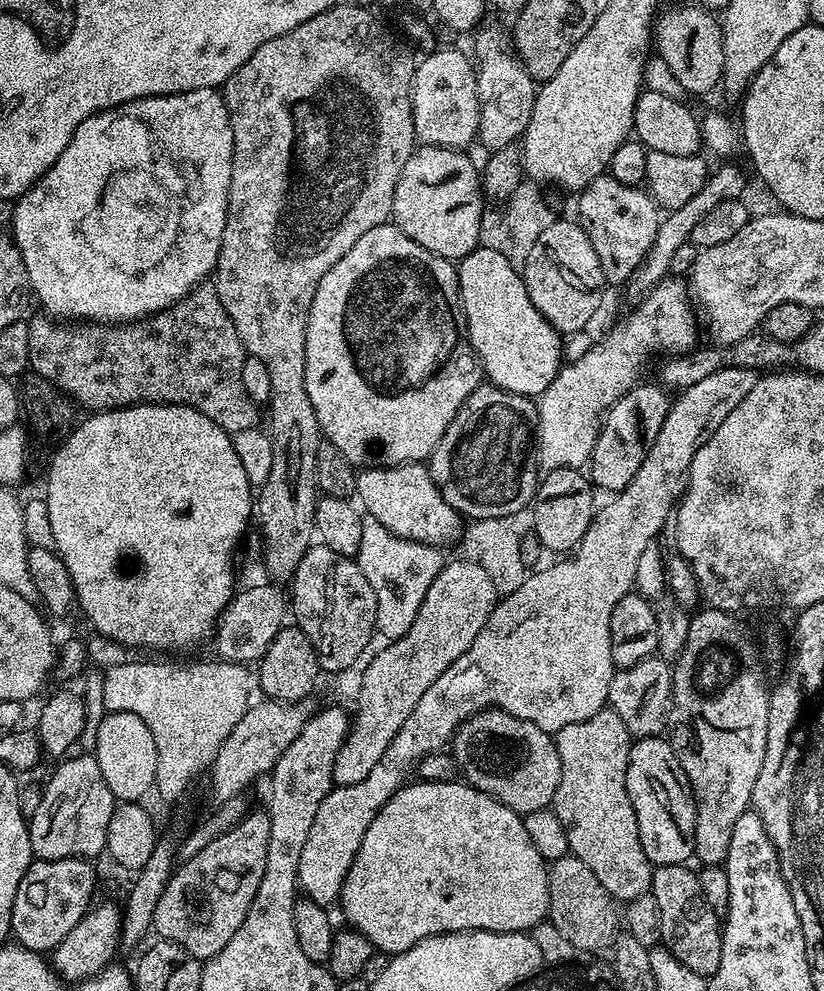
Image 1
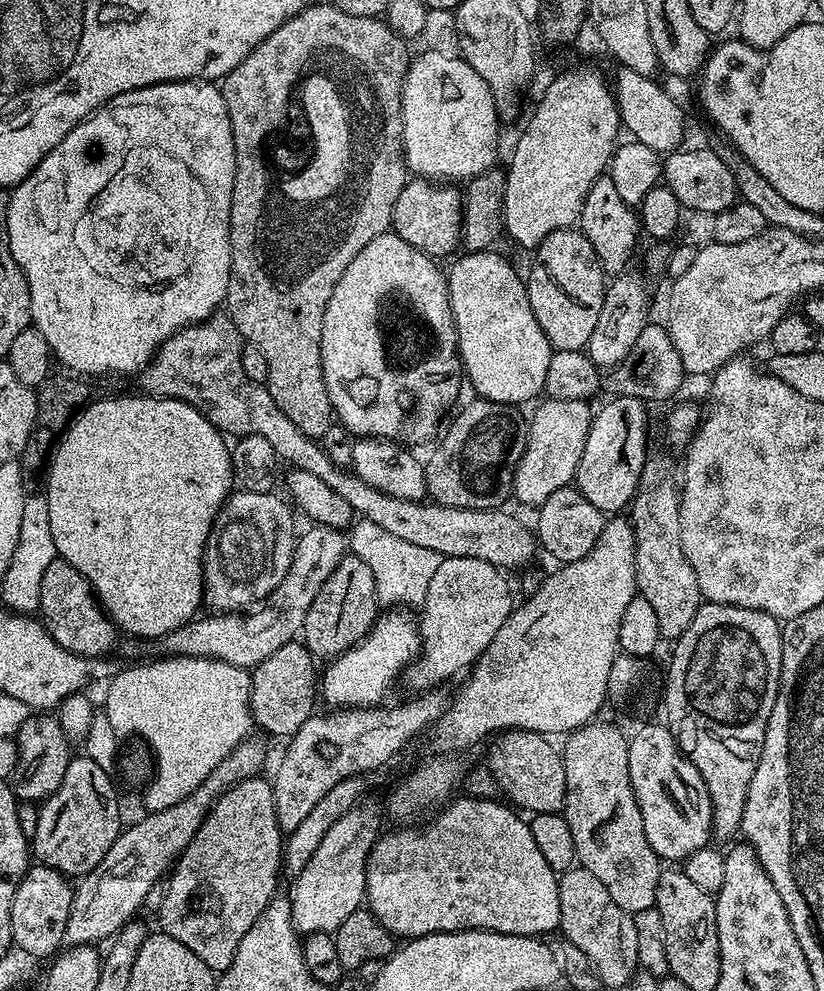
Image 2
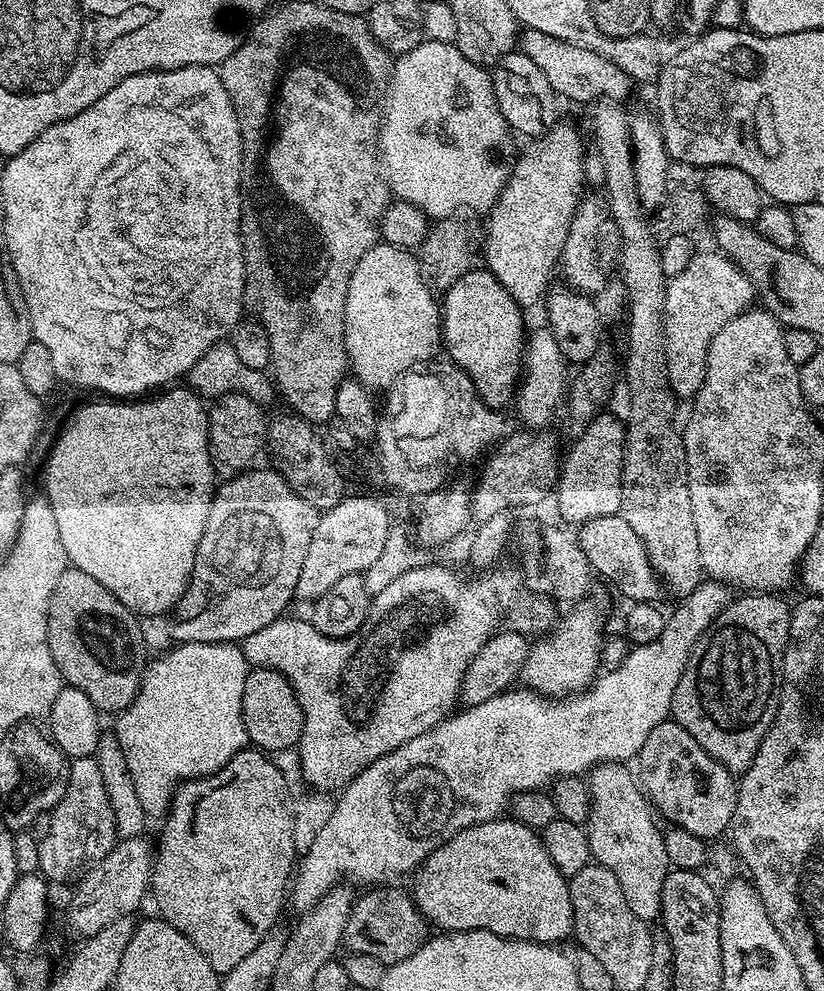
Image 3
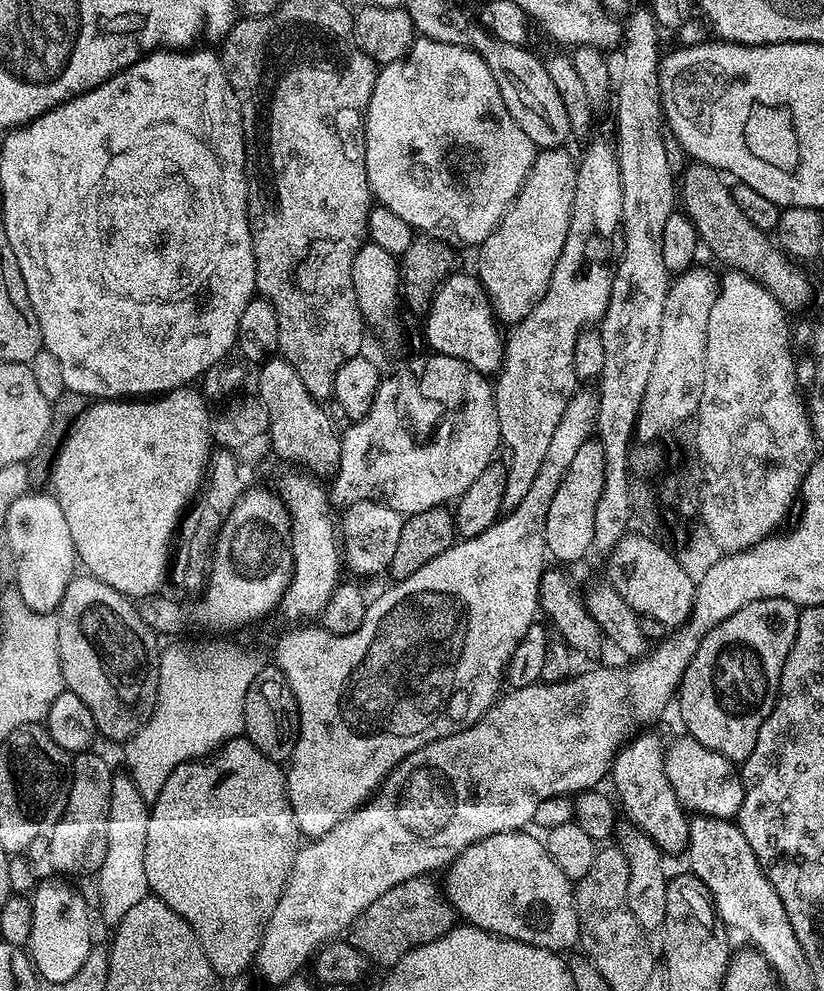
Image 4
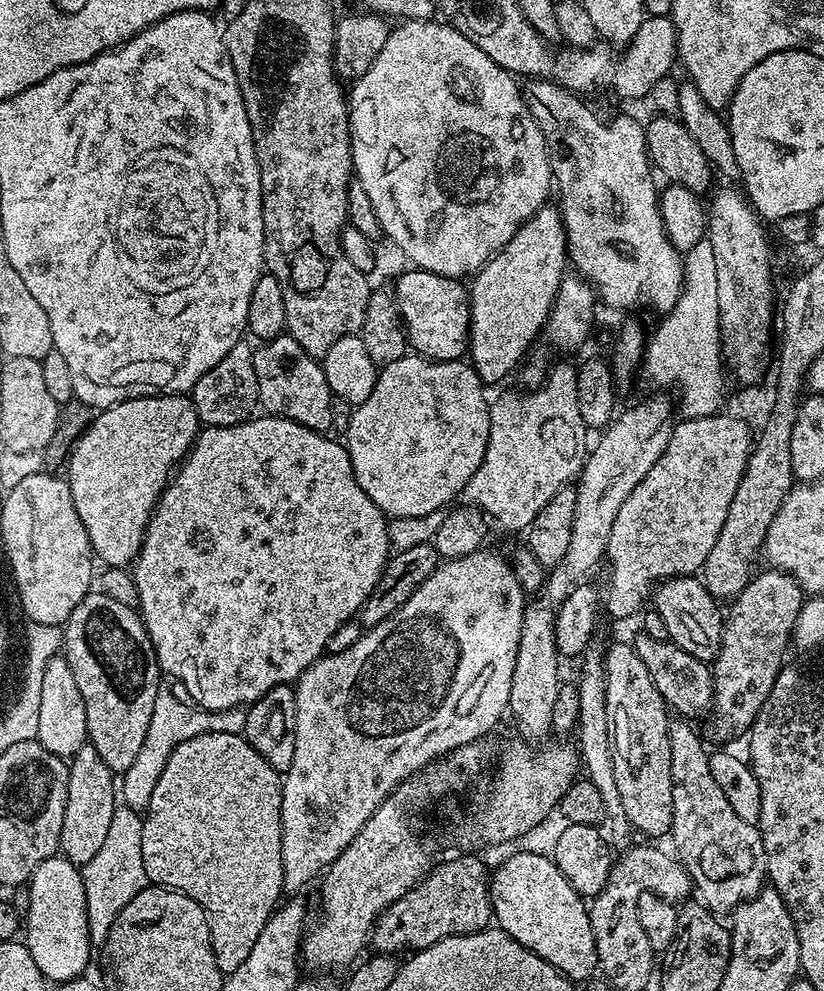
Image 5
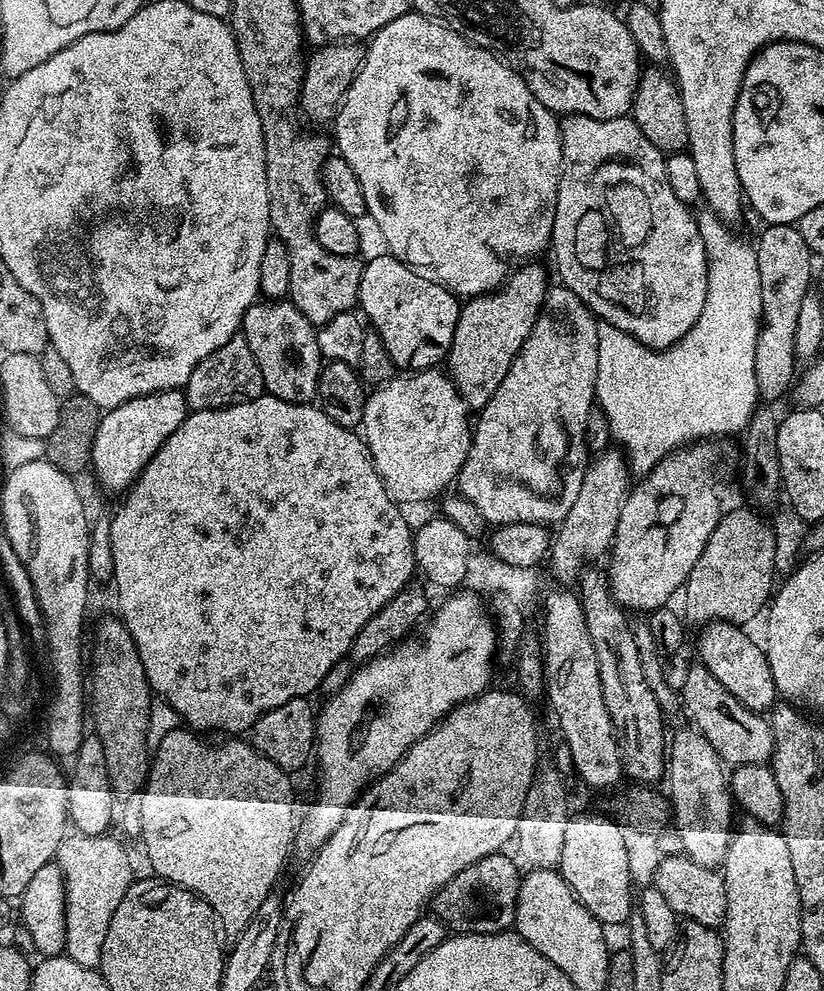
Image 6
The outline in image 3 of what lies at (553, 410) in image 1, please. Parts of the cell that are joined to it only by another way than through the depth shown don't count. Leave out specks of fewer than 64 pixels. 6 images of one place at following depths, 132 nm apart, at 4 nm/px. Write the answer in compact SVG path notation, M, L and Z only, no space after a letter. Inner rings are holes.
M521 430L505 435L502 442L495 445L492 457L484 464L480 477L476 480L476 488L471 489L472 494L472 520L484 521L493 517L498 511L508 509L516 510L519 504L536 504L544 495L553 491L562 467L562 452L556 449L556 440L548 433L548 430Z

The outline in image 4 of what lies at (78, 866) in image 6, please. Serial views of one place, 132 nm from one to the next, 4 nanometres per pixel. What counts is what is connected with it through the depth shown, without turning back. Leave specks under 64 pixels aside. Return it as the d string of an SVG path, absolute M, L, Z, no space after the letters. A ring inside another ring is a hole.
M116 774L110 786L110 814L106 822L106 858L98 873L100 879L100 916L115 926L126 918L128 911L142 898L150 895L146 882L146 826L148 825L149 801L138 794L131 776Z

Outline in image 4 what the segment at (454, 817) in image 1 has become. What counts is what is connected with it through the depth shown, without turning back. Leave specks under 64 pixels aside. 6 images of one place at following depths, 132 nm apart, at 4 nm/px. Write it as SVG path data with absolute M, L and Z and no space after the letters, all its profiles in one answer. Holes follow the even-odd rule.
M528 830L503 832L470 845L448 865L446 890L459 919L472 927L493 932L496 936L504 936L508 940L517 940L523 944L564 954L567 953L567 948L575 949L580 943L574 884L566 878L566 874L562 874L562 870L558 870L554 858L550 858L545 841L541 837L539 840L538 837L531 836L530 833Z

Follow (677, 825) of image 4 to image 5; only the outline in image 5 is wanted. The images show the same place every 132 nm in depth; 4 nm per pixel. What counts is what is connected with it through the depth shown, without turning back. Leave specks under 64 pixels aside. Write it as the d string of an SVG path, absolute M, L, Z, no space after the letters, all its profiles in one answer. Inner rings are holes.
M628 644L607 645L604 653L605 666L605 702L606 716L609 718L609 734L612 742L615 785L618 786L622 809L626 818L637 833L645 832L645 837L667 837L672 831L672 815L674 814L674 790L670 778L670 734L668 721L670 709L665 704L662 694L658 694L658 686L654 686L654 678L650 678L650 670L638 658L635 647Z

